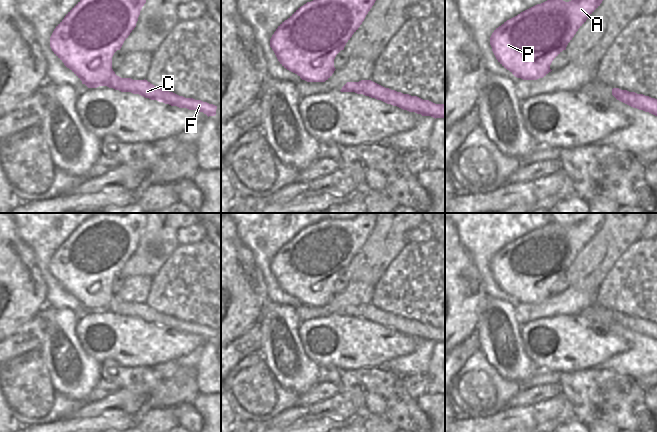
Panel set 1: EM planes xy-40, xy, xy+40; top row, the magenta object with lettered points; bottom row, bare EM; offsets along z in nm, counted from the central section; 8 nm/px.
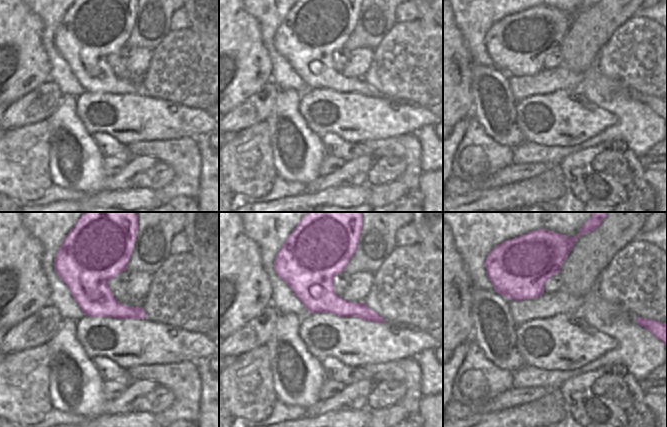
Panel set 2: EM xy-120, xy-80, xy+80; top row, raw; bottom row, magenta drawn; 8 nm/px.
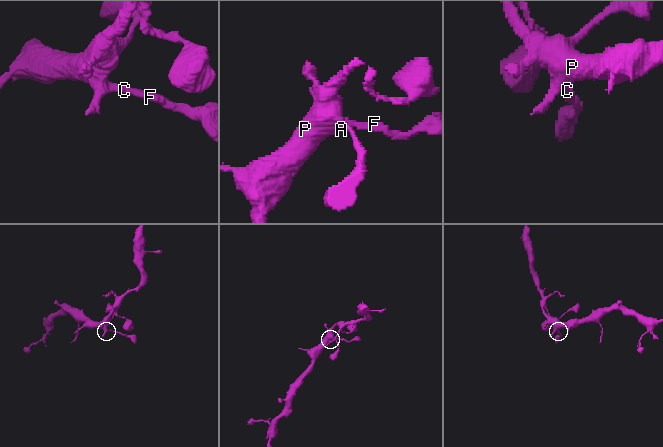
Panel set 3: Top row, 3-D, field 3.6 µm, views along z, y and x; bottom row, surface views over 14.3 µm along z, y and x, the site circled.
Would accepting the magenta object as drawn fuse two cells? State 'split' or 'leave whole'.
leave whole

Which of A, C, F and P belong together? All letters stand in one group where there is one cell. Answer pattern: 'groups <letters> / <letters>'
groups A C F P

